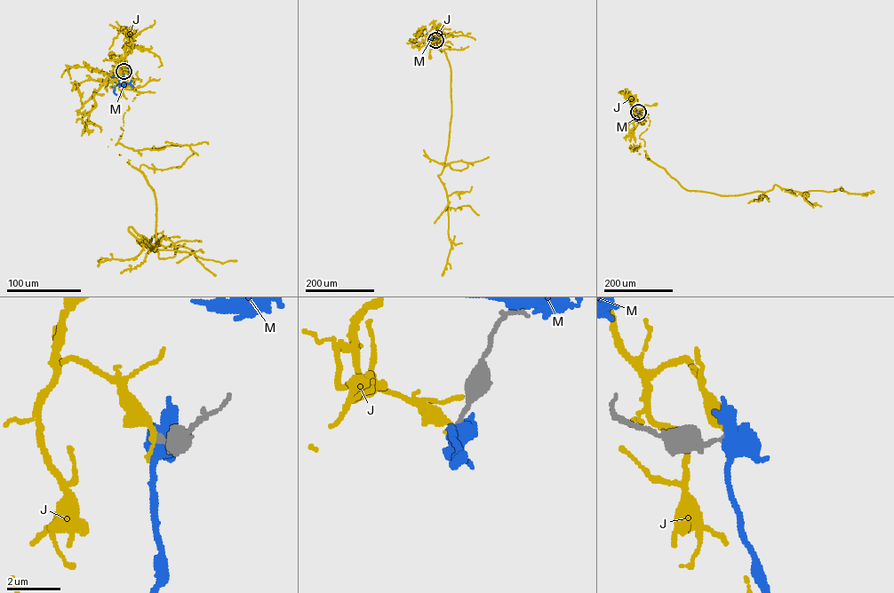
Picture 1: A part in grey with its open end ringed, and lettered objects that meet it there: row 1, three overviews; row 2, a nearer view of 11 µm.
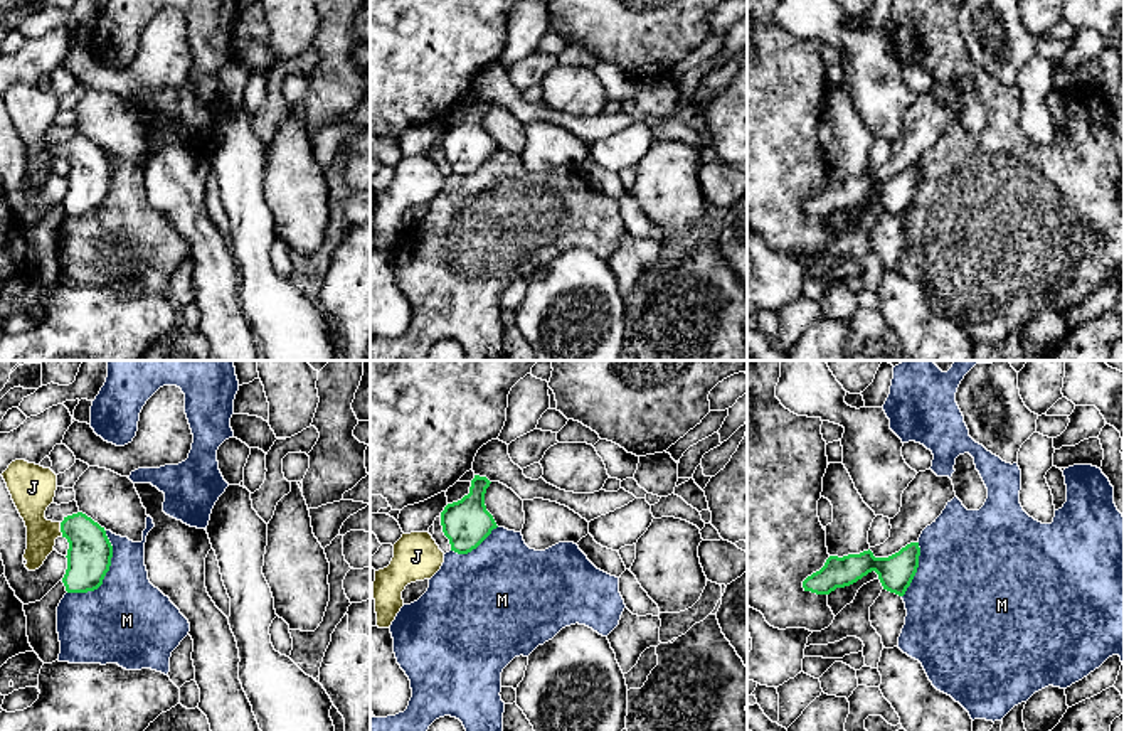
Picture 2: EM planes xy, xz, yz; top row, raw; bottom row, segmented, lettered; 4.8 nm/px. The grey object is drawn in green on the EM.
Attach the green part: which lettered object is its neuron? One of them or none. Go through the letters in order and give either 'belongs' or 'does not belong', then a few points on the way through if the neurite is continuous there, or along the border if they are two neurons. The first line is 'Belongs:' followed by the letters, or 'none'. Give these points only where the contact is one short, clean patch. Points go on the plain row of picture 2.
Belongs: J
J: belongs; runs through xy (90, 176), (61, 152), (34, 137), (32, 110)
M: does not belong

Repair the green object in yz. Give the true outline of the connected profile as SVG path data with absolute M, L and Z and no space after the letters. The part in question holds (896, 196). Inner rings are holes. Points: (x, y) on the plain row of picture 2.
M910 165L888 180L875 180L873 175L830 179L824 189L803 204L804 214L830 217L875 194L883 212L904 219L919 190L919 165Z

